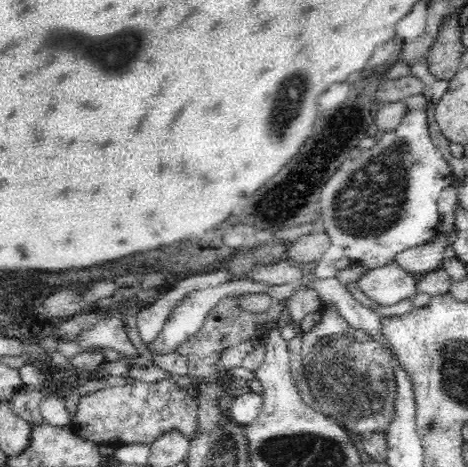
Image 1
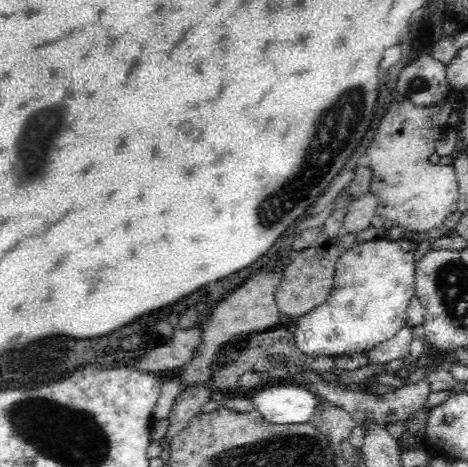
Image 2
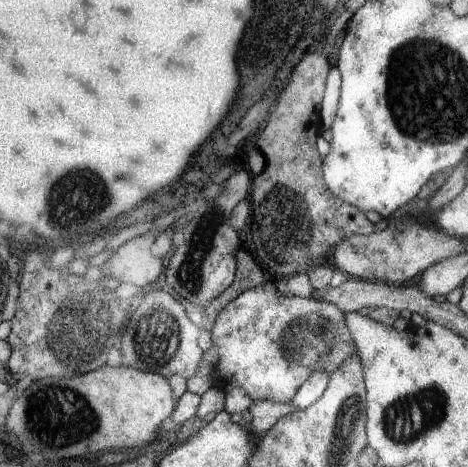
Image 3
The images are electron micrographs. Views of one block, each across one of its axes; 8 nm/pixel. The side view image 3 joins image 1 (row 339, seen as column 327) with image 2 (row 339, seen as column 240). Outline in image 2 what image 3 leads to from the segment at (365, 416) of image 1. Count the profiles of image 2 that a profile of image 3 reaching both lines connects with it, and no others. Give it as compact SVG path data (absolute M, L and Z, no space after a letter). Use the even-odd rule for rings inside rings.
M374 238L370 242L362 242L352 246L344 256L340 256L336 264L334 290L324 304L314 308L312 312L296 318L294 340L298 348L314 358L338 358L350 356L358 352L370 352L380 346L384 340L398 334L400 328L406 326L406 308L410 300L416 296L416 260L414 252L406 250L404 240L386 240Z

